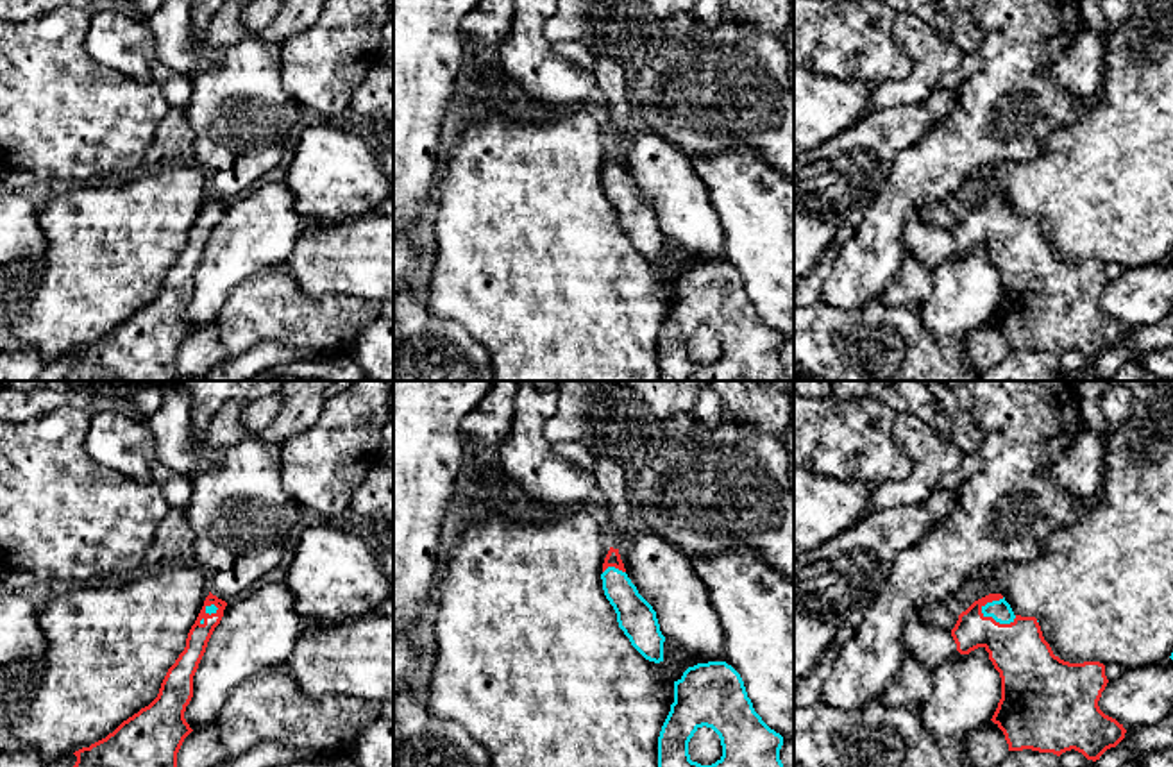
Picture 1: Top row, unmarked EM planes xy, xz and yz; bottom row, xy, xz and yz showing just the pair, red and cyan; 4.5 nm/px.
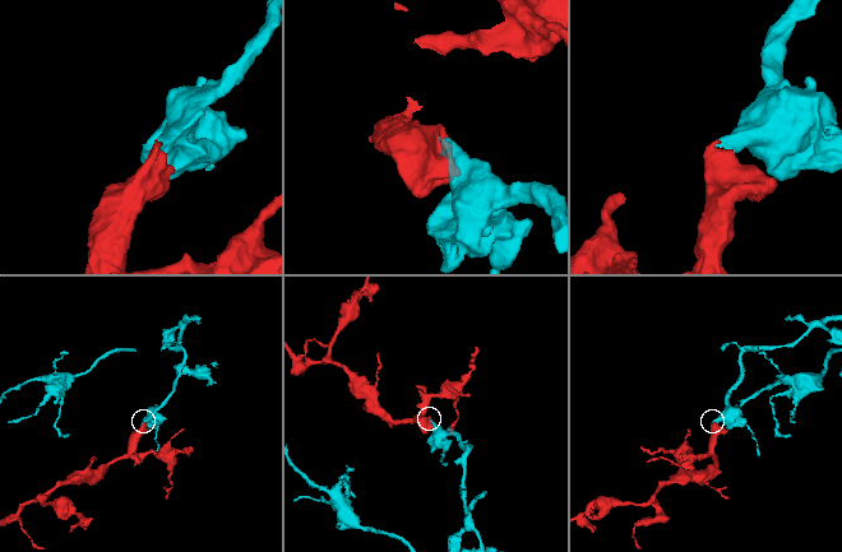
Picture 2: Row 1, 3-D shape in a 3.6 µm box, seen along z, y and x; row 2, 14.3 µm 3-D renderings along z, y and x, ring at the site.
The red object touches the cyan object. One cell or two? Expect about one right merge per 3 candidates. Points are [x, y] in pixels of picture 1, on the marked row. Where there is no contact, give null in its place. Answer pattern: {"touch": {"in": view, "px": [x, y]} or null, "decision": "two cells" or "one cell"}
{"touch": {"in": "yz", "px": [995, 621]}, "decision": "one cell"}

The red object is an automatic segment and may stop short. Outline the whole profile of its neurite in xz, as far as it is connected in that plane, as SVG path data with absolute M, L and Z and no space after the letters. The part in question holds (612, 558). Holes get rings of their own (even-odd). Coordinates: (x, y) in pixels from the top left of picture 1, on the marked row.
M610 547L603 563L603 590L617 613L619 628L631 645L649 662L663 662L665 636L660 631L656 611L638 594L626 574L619 549Z

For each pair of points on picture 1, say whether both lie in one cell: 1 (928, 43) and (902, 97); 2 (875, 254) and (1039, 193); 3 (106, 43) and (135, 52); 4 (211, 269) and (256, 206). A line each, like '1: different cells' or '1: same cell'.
1: same cell
2: different cells
3: same cell
4: same cell

